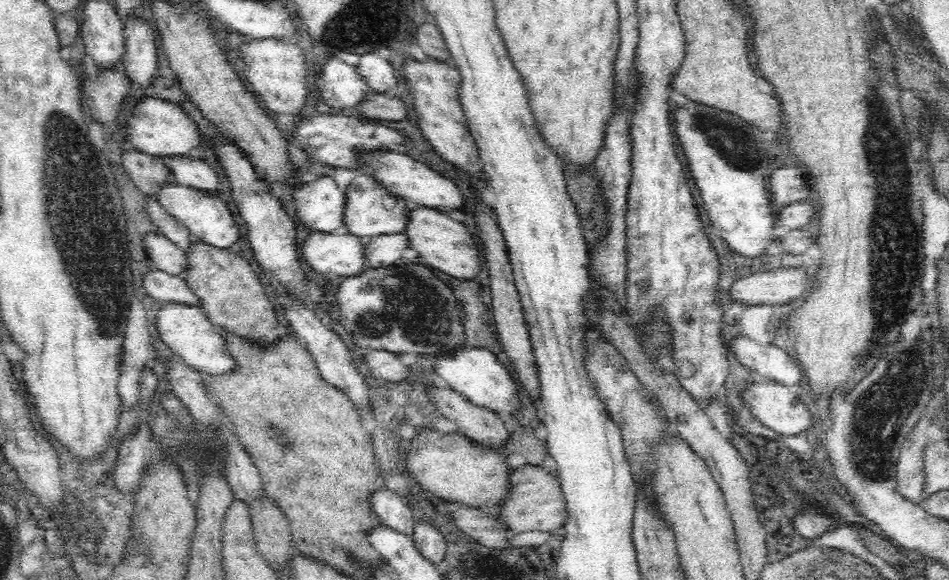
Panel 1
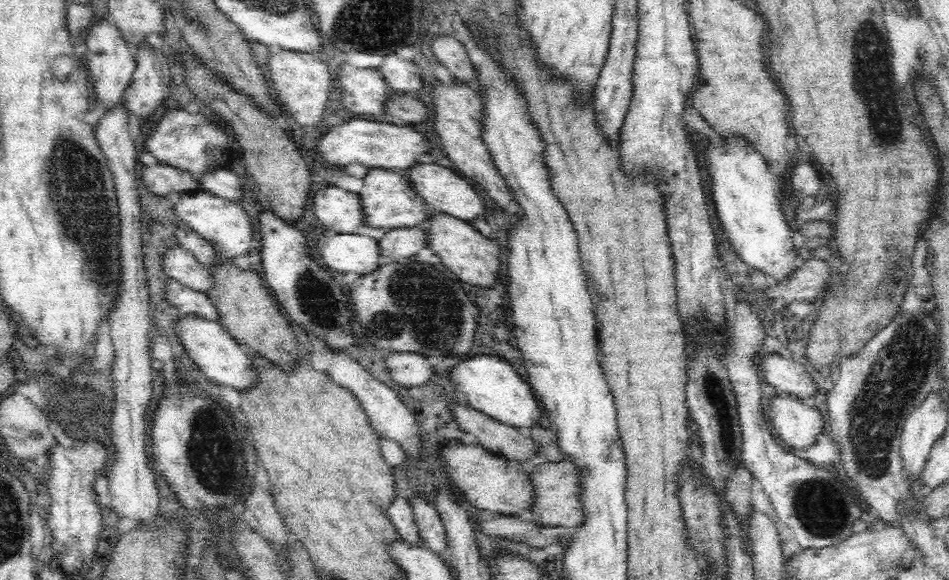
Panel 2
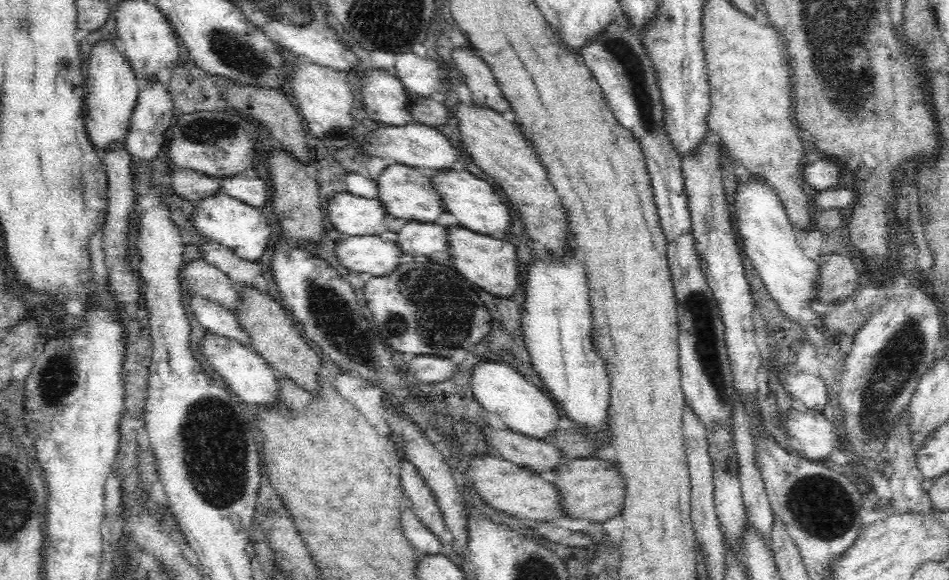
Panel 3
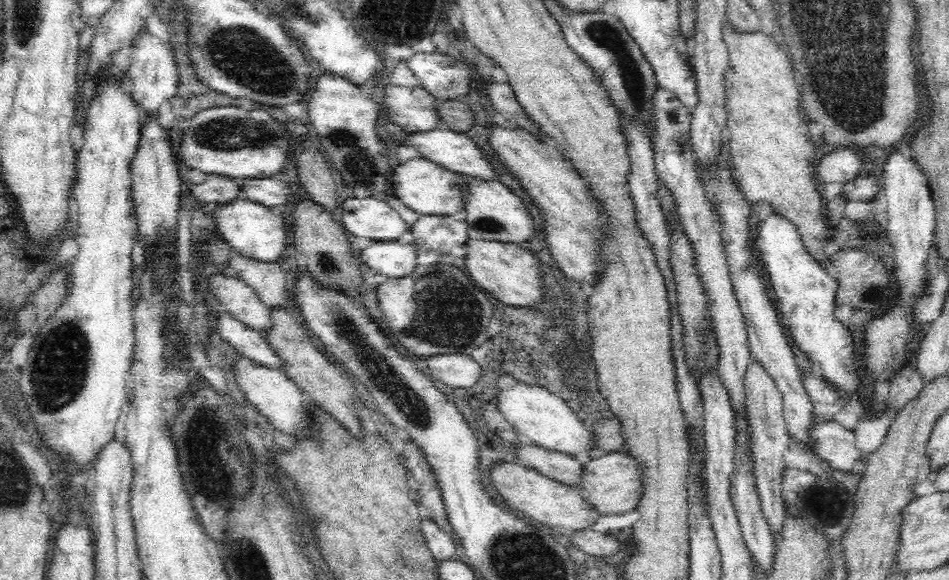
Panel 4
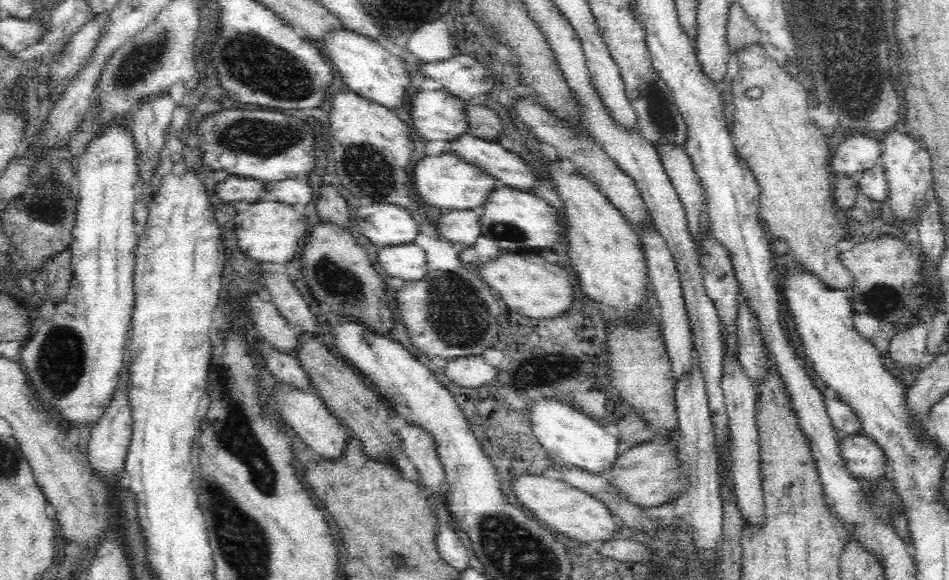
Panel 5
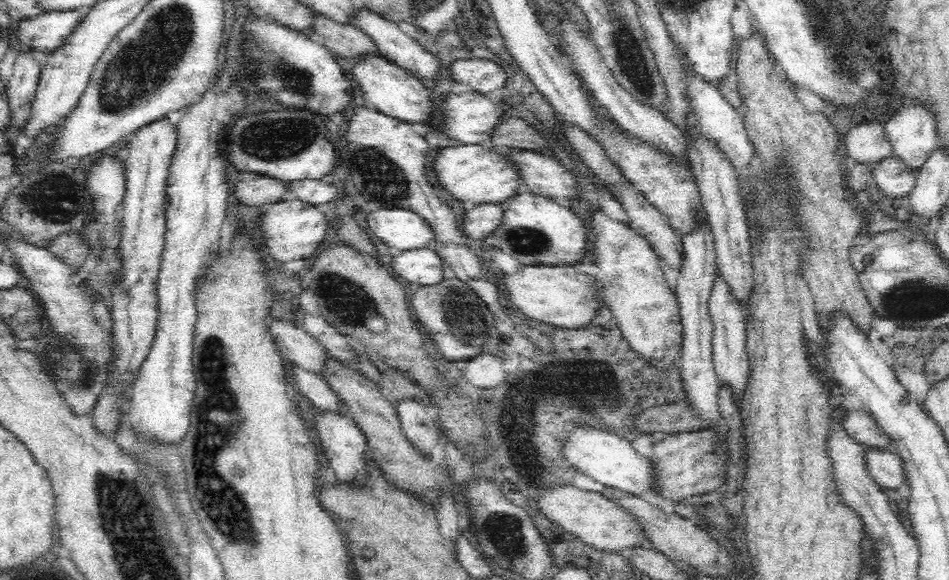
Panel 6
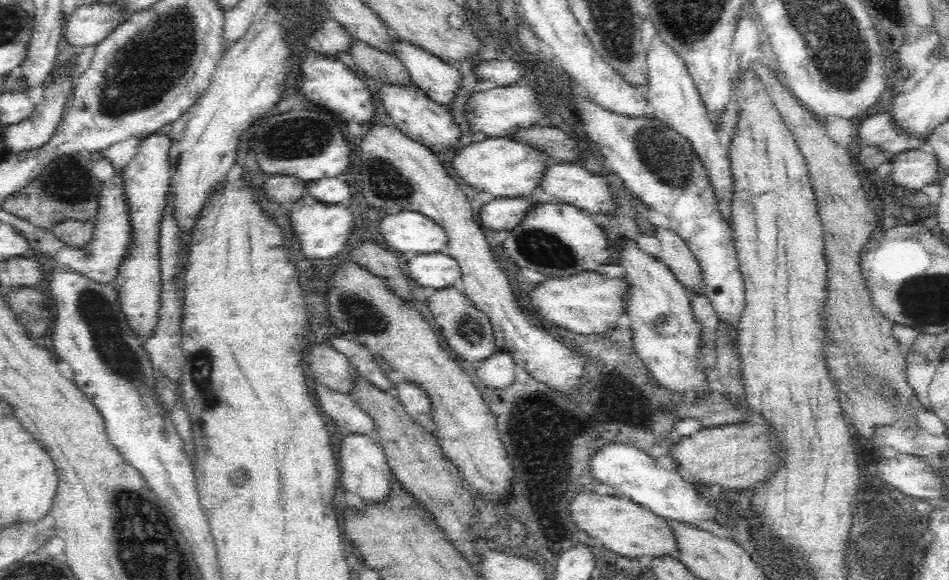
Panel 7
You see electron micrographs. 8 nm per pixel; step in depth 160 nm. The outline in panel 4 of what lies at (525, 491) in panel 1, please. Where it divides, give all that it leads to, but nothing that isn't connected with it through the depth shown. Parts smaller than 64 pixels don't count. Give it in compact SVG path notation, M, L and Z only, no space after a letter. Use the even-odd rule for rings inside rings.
M611 452L582 465L582 478L577 489L599 516L616 516L636 509L642 494L642 473L638 461L626 452Z

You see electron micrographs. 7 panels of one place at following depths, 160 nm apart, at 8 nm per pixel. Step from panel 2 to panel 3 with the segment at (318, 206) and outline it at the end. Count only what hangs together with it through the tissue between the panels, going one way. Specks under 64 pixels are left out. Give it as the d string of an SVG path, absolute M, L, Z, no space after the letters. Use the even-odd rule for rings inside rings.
M348 191L337 192L328 198L326 209L326 218L330 219L331 225L341 236L378 235L387 230L387 226L384 226L386 211L376 197L368 199L350 194Z

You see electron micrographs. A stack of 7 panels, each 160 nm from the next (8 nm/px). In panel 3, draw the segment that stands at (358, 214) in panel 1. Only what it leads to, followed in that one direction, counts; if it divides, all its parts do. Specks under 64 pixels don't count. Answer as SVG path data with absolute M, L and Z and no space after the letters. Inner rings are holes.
M391 164L375 179L378 194L387 218L401 218L410 221L433 223L444 212L440 195L436 193L430 176L402 164Z

